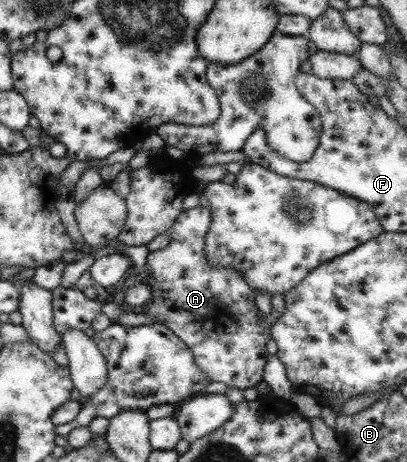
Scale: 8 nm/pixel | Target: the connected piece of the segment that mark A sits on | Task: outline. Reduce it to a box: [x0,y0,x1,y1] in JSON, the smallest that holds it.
[133,207,271,391]

